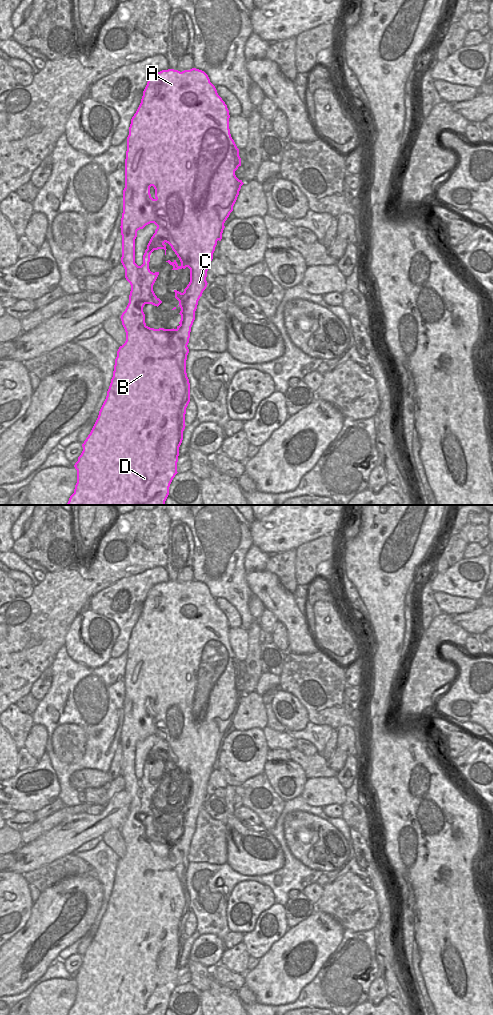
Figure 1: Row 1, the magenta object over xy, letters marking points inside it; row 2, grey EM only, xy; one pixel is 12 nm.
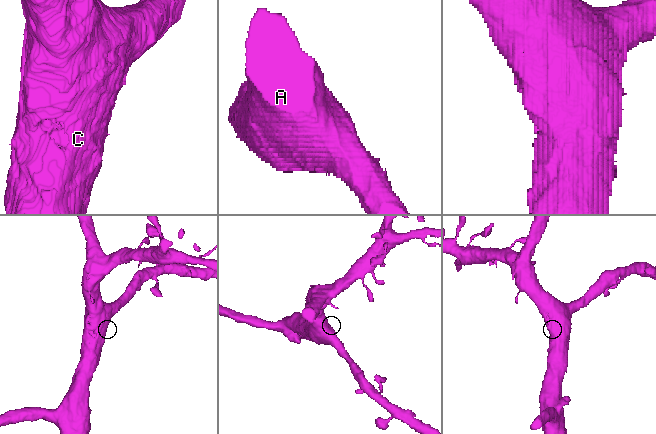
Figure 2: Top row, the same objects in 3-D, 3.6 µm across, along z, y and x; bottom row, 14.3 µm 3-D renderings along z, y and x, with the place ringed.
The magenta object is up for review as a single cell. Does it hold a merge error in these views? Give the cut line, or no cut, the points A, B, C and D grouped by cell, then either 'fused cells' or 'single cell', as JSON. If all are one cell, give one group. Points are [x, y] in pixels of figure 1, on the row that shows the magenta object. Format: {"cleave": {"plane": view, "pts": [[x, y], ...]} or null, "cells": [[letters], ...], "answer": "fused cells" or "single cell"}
{"cleave": null, "cells": [["A", "B", "C", "D"]], "answer": "single cell"}

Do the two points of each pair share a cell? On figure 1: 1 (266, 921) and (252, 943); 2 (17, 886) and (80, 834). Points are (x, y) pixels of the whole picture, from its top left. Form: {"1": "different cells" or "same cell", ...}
{"1": "same cell", "2": "different cells"}

